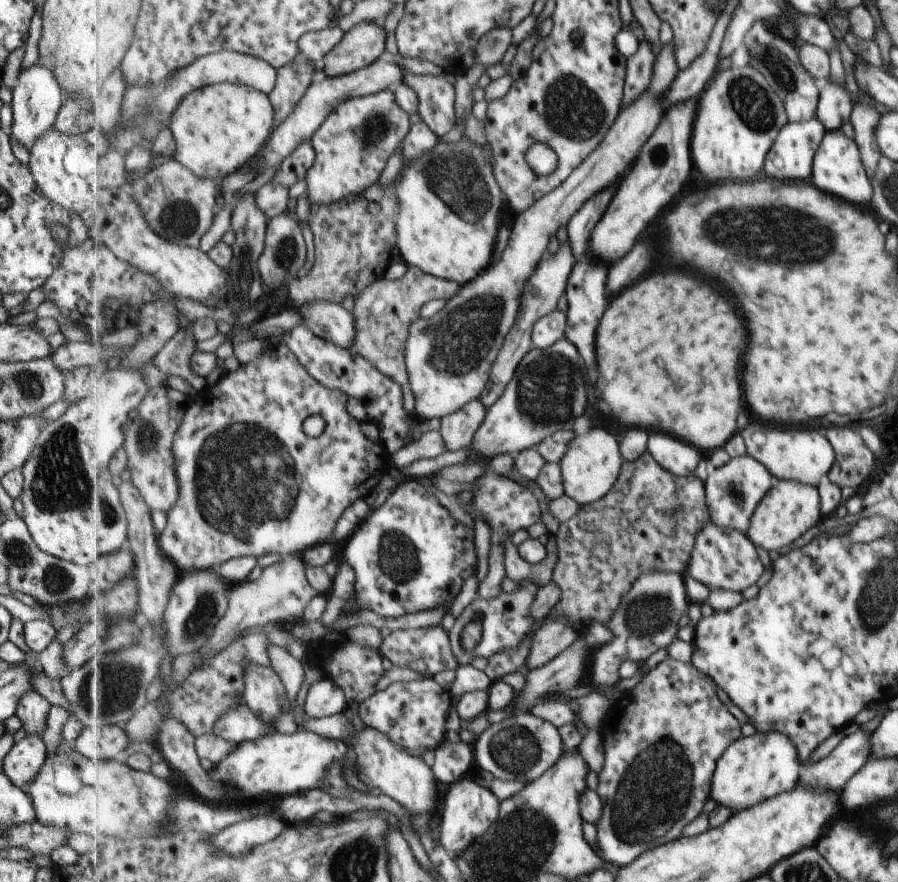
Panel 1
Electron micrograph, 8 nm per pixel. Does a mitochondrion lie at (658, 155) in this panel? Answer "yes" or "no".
no

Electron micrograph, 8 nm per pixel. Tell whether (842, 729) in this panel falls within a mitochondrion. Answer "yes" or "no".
no

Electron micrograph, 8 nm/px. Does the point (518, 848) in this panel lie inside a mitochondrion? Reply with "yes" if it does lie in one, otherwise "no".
yes

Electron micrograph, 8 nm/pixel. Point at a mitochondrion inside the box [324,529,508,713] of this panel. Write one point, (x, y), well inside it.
(472, 630)

